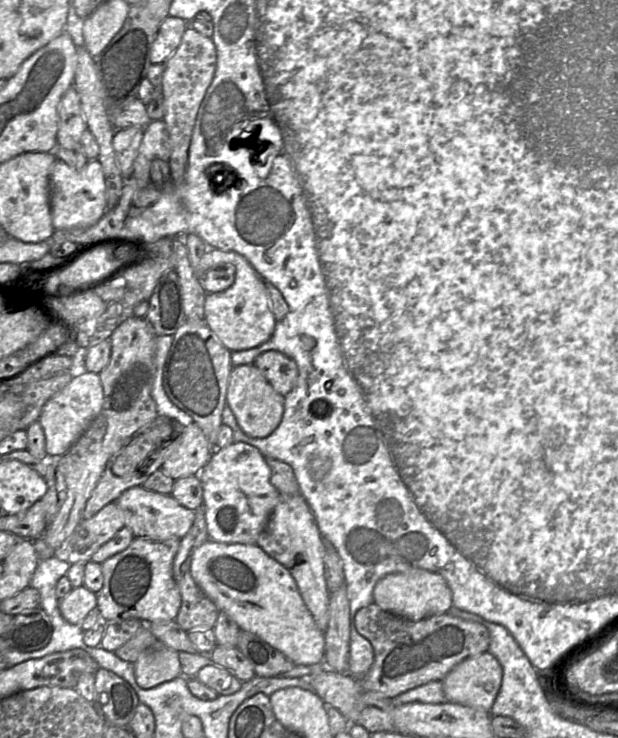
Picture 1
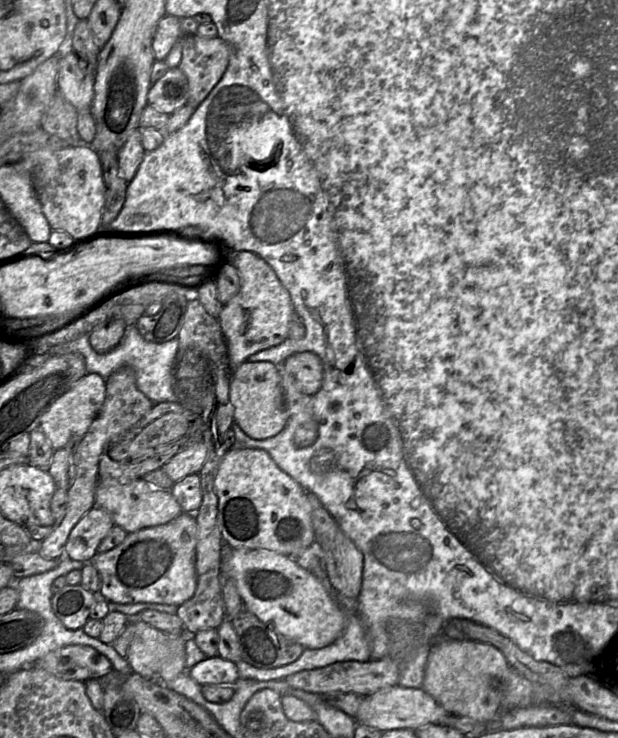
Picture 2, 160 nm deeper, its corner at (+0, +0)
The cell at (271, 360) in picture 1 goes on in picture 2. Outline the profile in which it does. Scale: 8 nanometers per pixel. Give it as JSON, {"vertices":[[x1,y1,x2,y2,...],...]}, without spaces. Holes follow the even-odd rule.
{"vertices":[[300,352,289,356,282,365,299,385,303,394,315,395,323,382,323,364,321,359,313,352]]}

